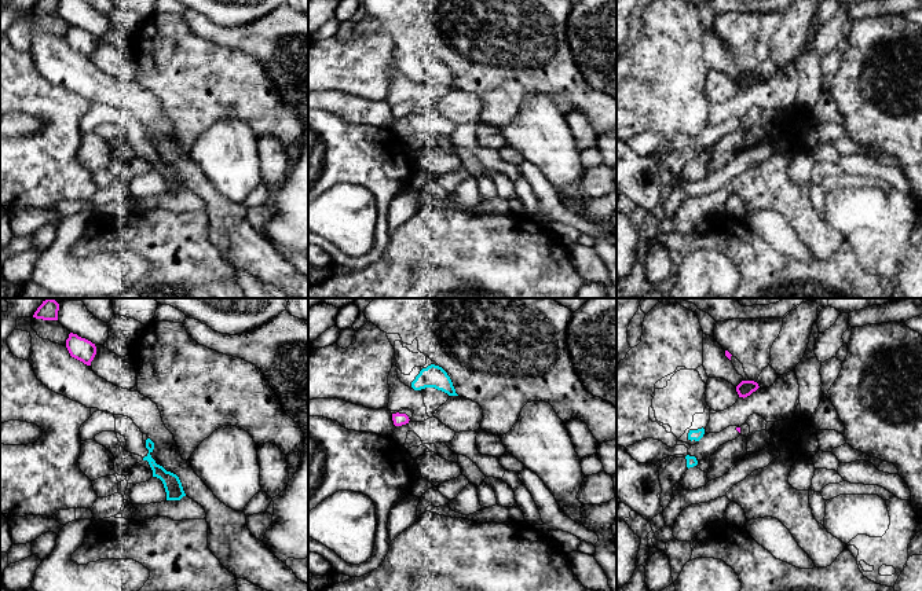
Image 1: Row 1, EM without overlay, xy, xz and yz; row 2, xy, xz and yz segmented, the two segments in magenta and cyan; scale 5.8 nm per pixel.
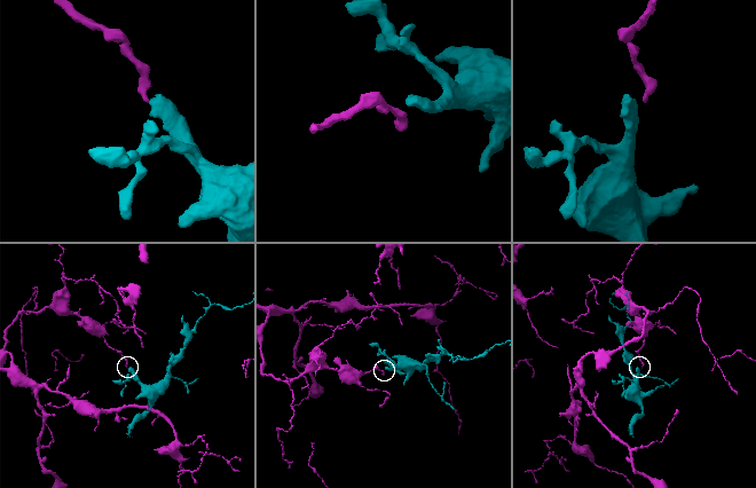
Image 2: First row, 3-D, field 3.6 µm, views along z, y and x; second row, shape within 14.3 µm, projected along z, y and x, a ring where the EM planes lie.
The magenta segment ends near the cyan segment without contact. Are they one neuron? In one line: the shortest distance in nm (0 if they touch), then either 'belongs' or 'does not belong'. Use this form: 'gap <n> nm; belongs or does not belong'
gap 150 nm; does not belong

